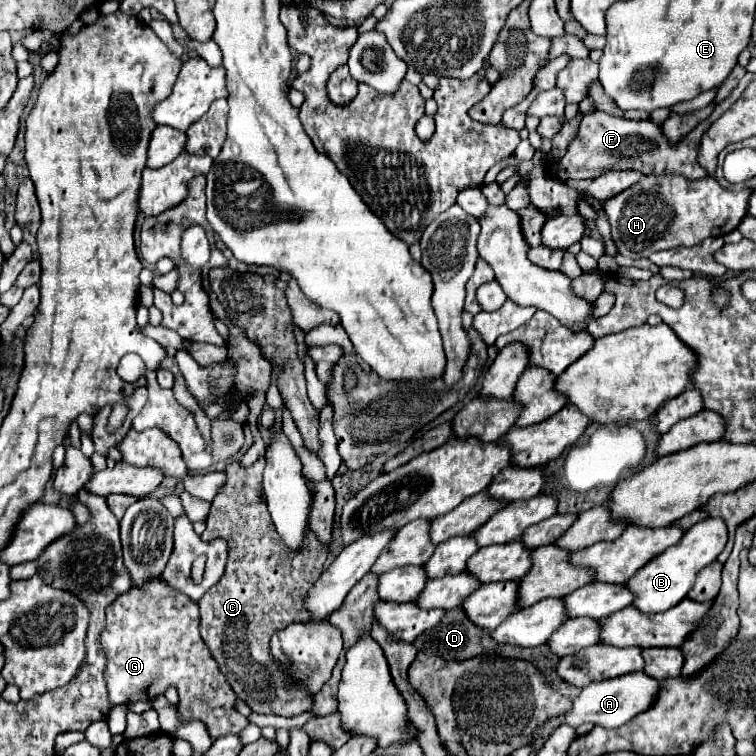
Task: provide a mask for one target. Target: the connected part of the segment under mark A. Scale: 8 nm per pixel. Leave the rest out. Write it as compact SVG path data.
M633 672L633 674L625 674L625 676L619 676L615 680L605 680L605 682L595 682L595 684L589 684L585 690L581 690L581 694L575 698L575 704L573 704L573 710L567 712L565 716L557 716L553 720L549 720L547 724L543 724L537 732L535 732L535 740L533 740L533 746L535 750L539 750L545 740L549 738L549 734L561 726L561 724L569 724L573 728L585 724L585 722L591 722L591 724L597 724L597 726L605 726L605 728L619 728L623 726L625 722L629 722L631 718L635 718L637 714L645 712L651 708L651 704L655 704L655 698L657 698L657 692L661 690L661 682L651 678L651 676L645 676L645 672Z

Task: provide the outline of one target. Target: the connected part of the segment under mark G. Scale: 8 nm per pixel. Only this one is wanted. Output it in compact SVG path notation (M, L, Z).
M161 576L149 580L145 588L131 588L109 604L101 646L107 656L105 682L113 706L153 700L173 686L179 692L179 720L203 722L213 740L225 734L239 734L249 724L233 708L235 692L199 636L197 604L189 596L169 588Z

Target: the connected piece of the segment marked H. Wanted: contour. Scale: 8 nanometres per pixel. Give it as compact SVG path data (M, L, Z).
M643 176L635 186L607 200L603 208L619 254L639 260L653 252L695 246L705 238L729 234L747 214L749 194L751 190L727 192L711 176L697 182L681 176Z

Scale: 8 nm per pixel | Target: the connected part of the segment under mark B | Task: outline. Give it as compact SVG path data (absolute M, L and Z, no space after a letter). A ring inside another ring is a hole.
M707 518L693 524L675 546L667 548L665 552L661 552L661 556L645 564L645 568L637 570L635 576L631 576L631 580L625 584L629 592L633 592L635 596L633 606L645 614L657 614L679 604L693 588L697 572L707 564L711 564L721 554L725 542L727 542L727 528L721 518Z

